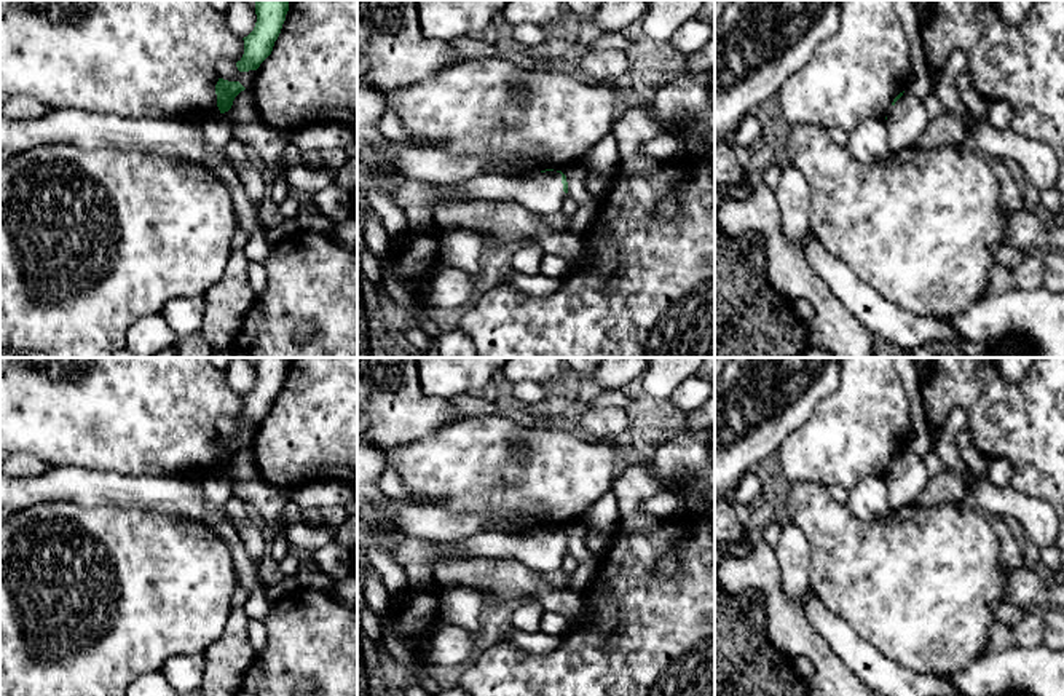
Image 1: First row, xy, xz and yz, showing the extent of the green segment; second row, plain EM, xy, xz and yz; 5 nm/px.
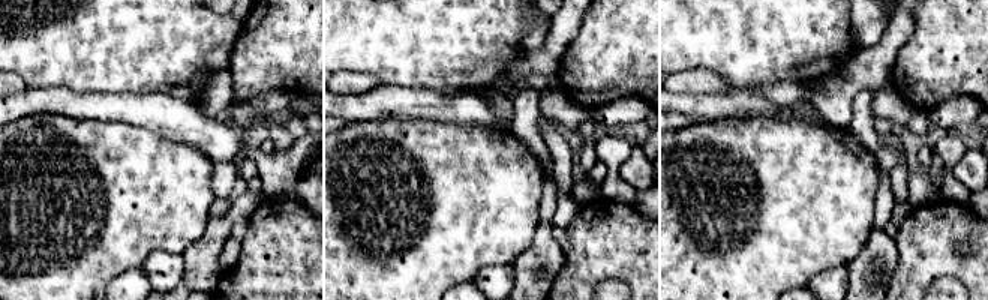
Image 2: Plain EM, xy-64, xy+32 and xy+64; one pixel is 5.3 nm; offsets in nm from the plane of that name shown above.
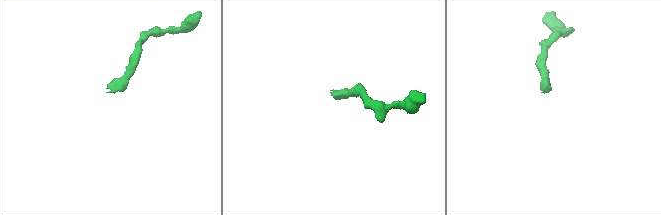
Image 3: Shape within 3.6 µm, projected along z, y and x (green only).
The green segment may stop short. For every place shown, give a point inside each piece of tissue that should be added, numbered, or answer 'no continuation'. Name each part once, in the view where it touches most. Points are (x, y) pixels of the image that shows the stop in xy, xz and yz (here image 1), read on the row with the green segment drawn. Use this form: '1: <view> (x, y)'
1: xz (539, 192)

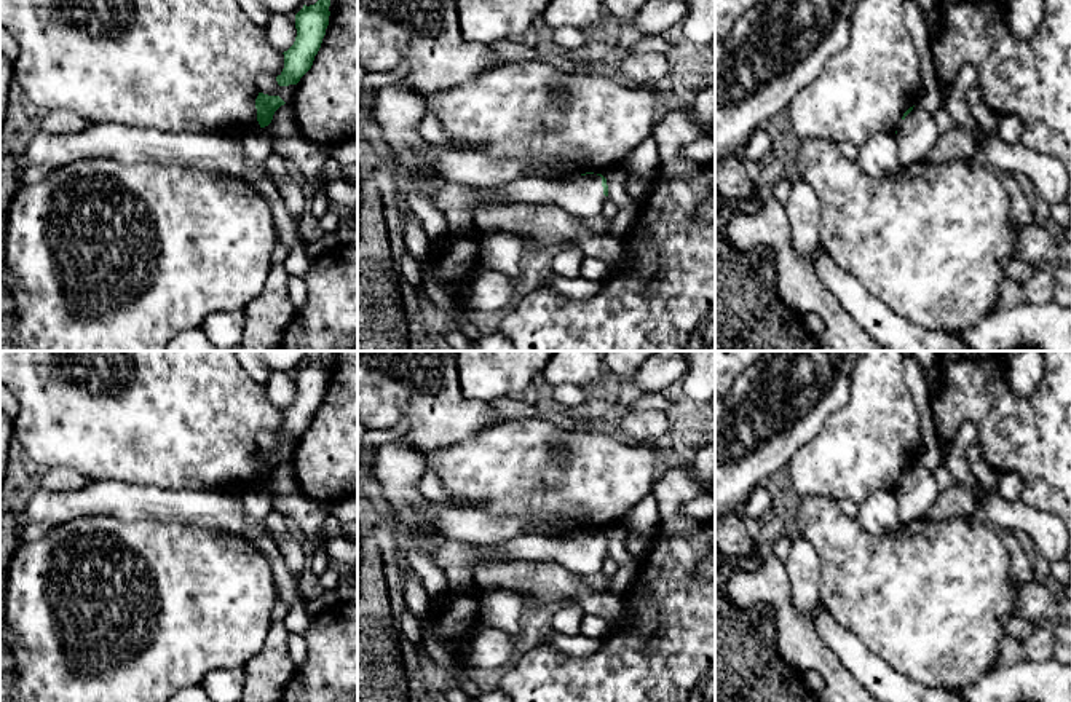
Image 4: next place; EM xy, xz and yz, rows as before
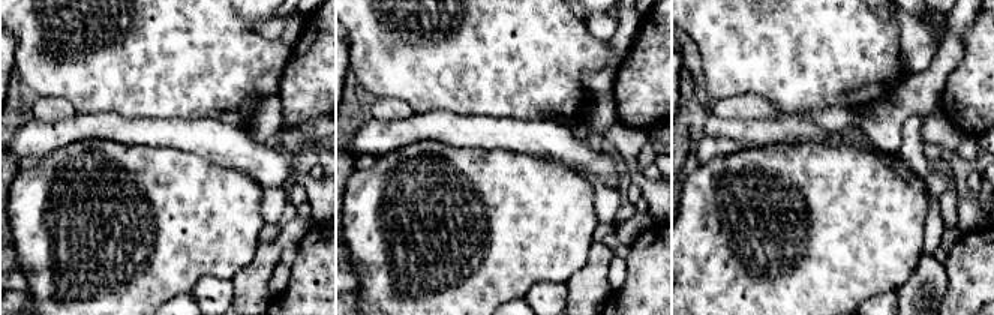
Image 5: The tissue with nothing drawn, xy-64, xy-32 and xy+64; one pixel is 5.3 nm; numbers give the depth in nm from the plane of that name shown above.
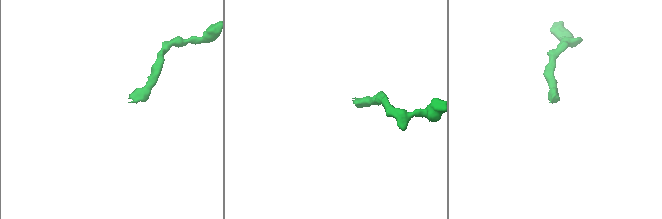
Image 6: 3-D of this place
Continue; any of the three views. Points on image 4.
1: xz (580, 195)

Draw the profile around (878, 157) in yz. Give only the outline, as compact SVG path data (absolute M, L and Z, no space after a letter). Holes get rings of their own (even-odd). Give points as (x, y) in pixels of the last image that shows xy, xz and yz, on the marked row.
M895 132L875 134L868 142L859 147L856 163L873 179L891 177L903 169L899 156Z

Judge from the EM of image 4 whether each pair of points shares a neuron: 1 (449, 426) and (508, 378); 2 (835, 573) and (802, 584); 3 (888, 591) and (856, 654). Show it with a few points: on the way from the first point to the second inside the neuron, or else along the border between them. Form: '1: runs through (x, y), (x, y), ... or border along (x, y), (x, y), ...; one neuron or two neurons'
1: border along (458, 370), (460, 391), (470, 399), (489, 402); two neurons
2: border along (810, 543), (819, 562), (819, 600), (822, 603); two neurons
3: border along (833, 619), (891, 667); two neurons

